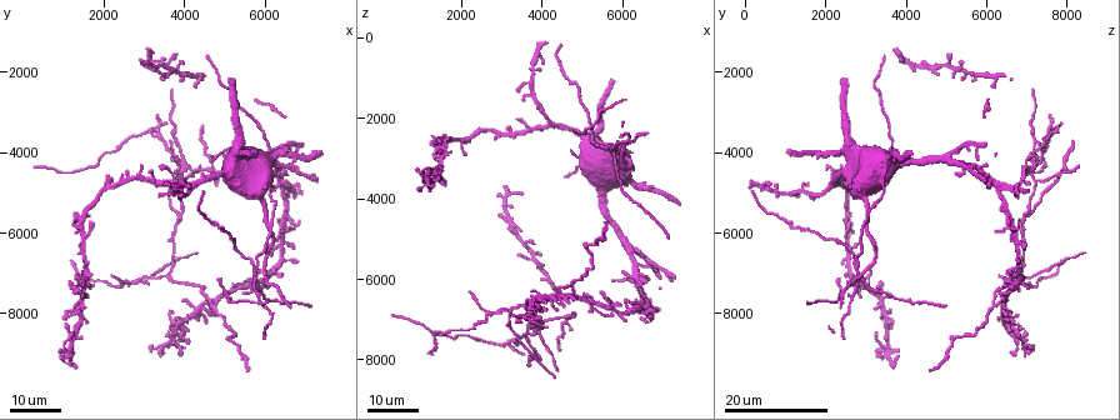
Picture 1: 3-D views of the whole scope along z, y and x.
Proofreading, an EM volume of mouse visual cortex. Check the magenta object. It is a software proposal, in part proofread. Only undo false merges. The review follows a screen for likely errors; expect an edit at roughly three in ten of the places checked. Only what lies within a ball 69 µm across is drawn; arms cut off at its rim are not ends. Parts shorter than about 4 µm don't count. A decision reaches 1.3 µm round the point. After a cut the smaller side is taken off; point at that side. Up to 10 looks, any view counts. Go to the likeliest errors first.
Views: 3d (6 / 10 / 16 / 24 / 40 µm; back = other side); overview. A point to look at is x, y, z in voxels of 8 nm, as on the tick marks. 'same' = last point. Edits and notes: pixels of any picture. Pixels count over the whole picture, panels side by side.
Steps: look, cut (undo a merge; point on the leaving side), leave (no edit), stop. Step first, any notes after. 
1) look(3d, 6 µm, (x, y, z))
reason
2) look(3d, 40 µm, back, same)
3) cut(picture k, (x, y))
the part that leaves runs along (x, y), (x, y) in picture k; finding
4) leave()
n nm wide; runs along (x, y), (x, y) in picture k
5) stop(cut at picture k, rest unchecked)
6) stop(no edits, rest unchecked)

look(3d, 24 µm, (5900, 7700, 2700))
three-way junction

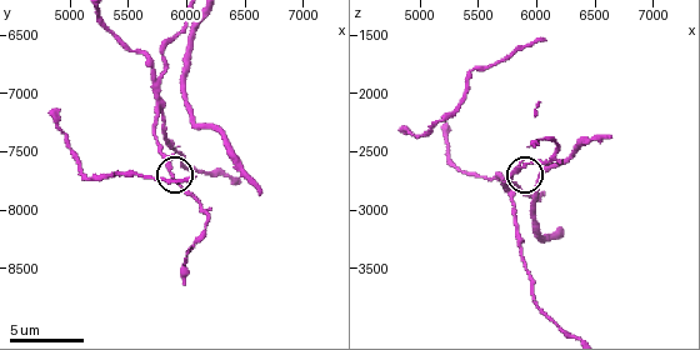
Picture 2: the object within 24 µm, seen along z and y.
look(3d, 10 µm, (5880, 7640, 2620))
zoom in

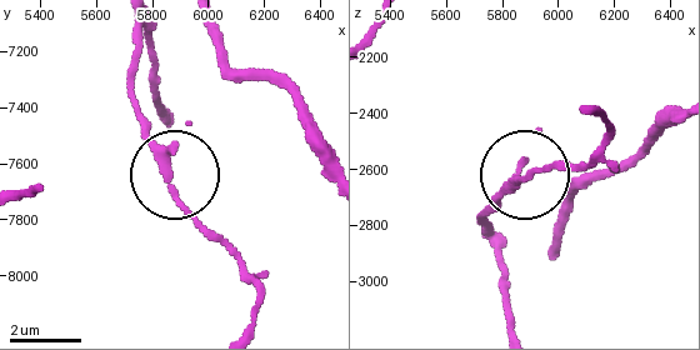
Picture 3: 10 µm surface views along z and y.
leave()
190 nm wide; runs along (144, 23), (135, 66), (140, 130), (180, 201), (239, 261) in picture 3; one cell here

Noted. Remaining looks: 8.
look(3d, 24 µm, (3500, 7050, 6700))
three arms meet

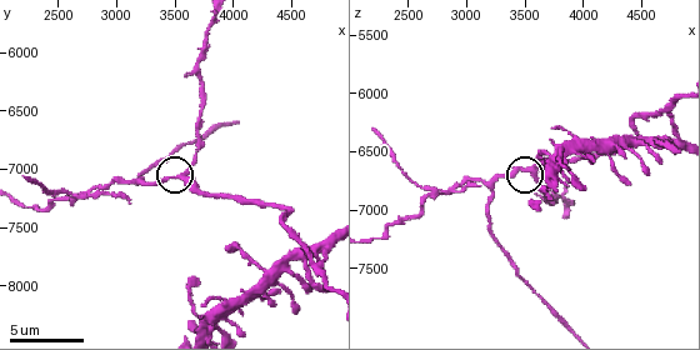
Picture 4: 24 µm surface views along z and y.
look(3d, 10 µm, (3560, 7060, 6680))
zoom in

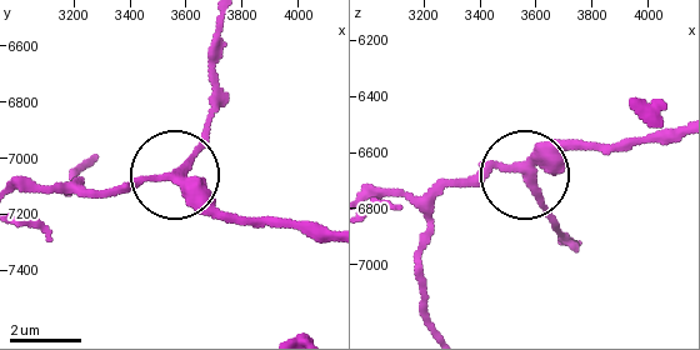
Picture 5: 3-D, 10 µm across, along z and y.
leave()
3 arms; runs along (678, 128), (633, 143), (579, 143), (525, 171), (439, 178) in picture 5; one cell here

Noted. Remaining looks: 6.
look(3d, 16 µm, (6100, 5850, 3050))
four arms meet

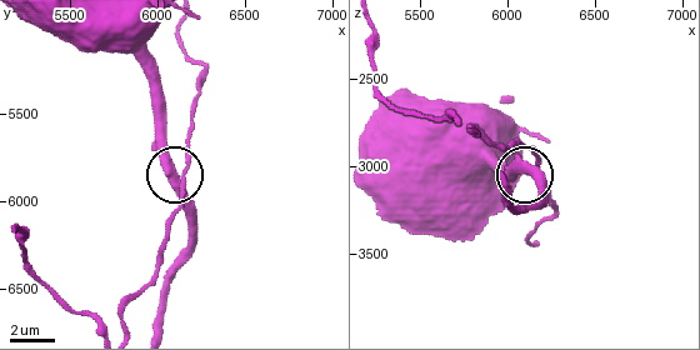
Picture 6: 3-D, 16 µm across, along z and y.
look(3d, 10 µm, (6120, 5880, 3020))
zoom in

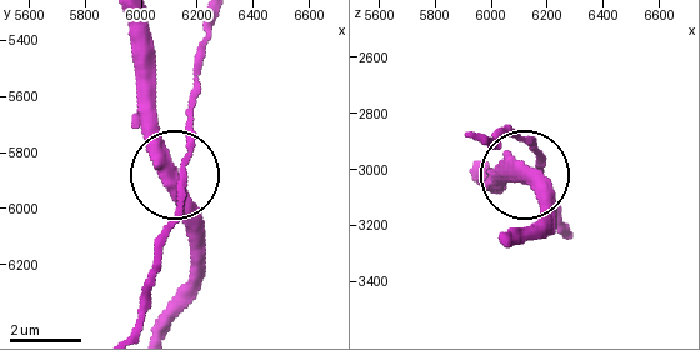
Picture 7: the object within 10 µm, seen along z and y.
leave()
side arm 22 µm; runs along (130, 23), (139, 120), (199, 234) in picture 7; one cell here

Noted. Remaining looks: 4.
look(3d, 16 µm, (5250, 7350, 6550))

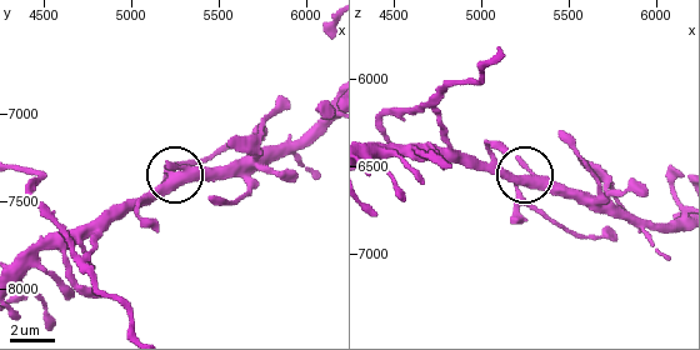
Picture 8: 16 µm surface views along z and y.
look(3d, 6 µm, (5240, 7360, 6580))

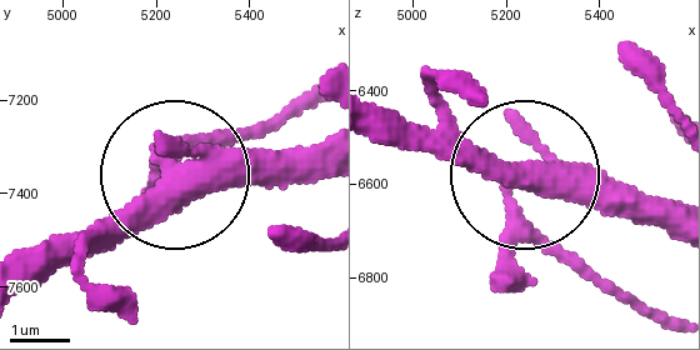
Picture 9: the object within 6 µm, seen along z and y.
leave()
one cell here

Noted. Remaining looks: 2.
look(3d, 10 µm, (4720, 7880, 6140))
three-way junction

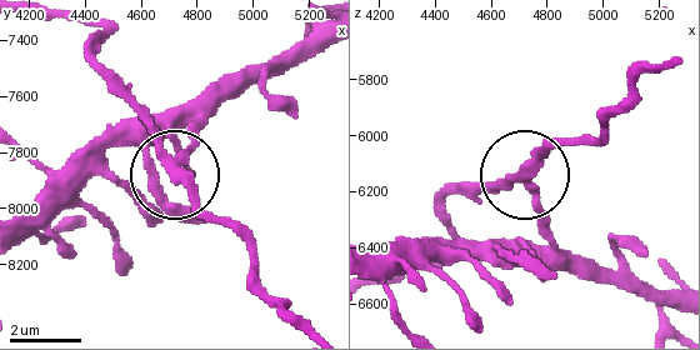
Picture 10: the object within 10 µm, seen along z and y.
leave()
3 arms; runs along (675, 305), (585, 273), (553, 239), (529, 176), (583, 135) in picture 10; continuous, no second cell

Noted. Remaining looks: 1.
look(3d, 16 µm, (2660, 7240, 6840))
branch point

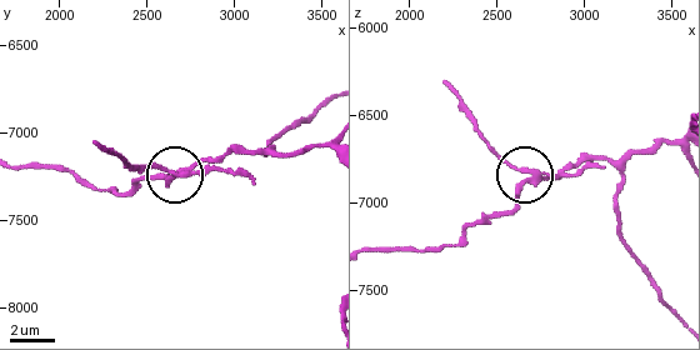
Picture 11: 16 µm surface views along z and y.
cut(picture 11, (571, 175))
the part that leaves runs along (540, 176), (509, 165), (444, 84) in picture 11; a second cell is stuck on

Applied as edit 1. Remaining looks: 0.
stop(cut at picture 11, rest unchecked)

